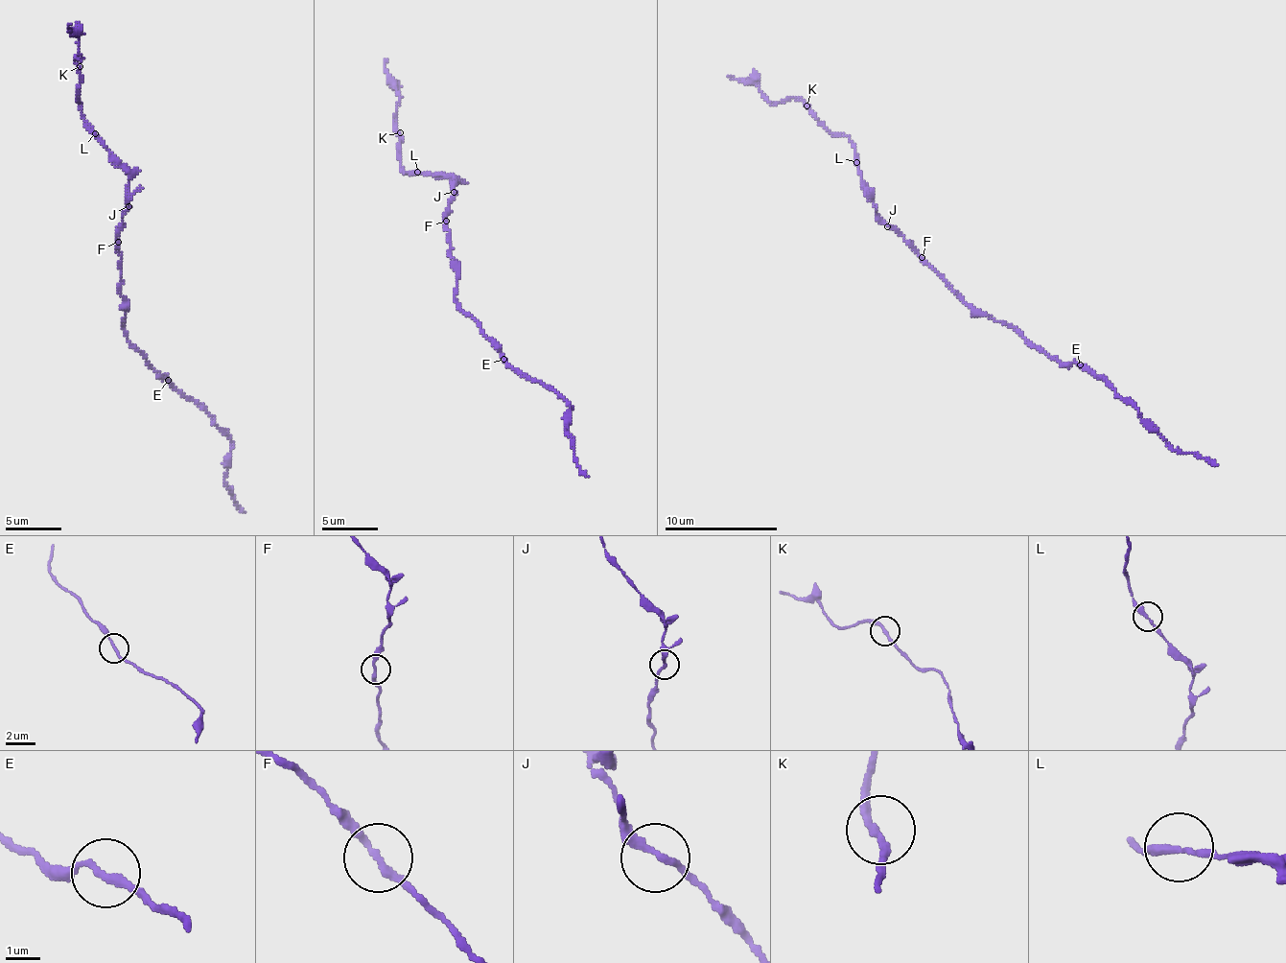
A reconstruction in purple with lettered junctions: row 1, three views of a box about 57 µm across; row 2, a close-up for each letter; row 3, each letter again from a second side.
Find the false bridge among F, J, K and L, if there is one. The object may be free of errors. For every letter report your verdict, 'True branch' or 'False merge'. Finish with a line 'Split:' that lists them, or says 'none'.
F: True branch
J: True branch
K: True branch
L: True branch
Split: none

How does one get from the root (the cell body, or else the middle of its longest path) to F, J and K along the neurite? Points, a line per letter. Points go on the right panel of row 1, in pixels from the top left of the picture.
F: (957, 294), (921, 258)
J: (957, 294), (901, 235), (887, 226)
K: (957, 294), (876, 212), (870, 190), (861, 180), (852, 141), (847, 136), (835, 136), (806, 105)

